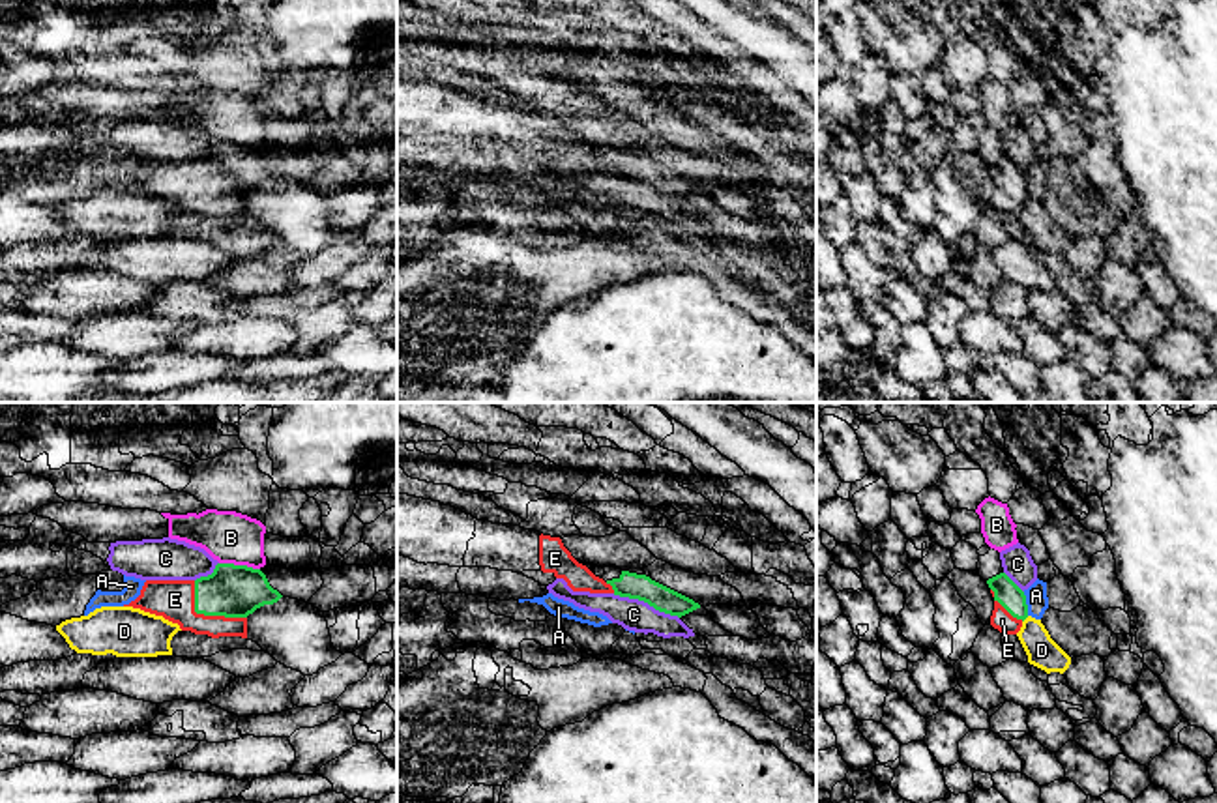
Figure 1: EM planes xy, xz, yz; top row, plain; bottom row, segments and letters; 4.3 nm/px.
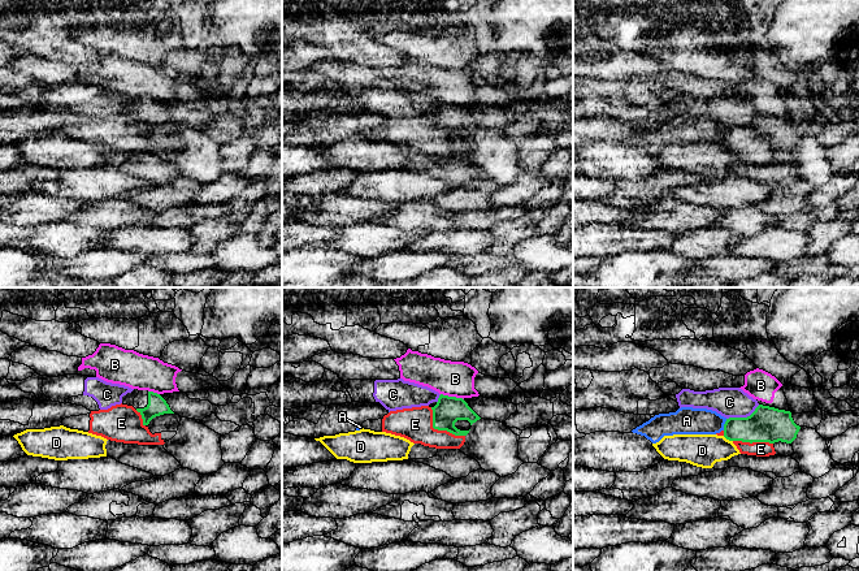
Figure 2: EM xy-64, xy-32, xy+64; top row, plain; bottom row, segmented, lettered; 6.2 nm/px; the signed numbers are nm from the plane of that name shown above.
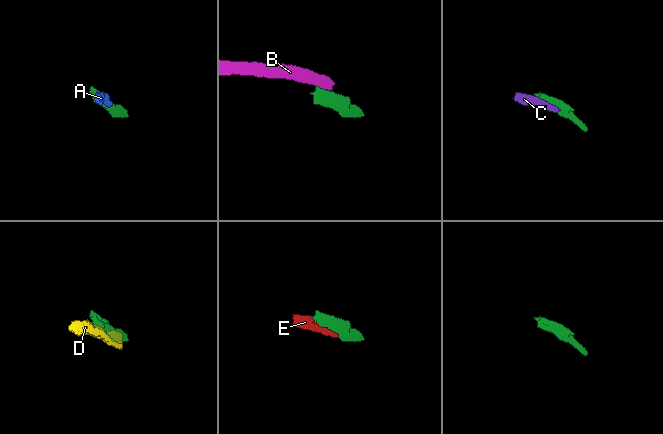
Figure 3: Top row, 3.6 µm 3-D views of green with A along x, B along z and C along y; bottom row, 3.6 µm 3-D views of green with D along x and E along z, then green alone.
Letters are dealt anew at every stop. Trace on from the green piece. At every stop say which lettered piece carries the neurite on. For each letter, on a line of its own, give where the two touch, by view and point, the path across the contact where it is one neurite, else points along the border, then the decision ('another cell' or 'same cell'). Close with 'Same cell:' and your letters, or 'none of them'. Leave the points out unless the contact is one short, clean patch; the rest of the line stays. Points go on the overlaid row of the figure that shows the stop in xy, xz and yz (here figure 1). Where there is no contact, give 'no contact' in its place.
A: contact yz (1025, 603); border yz (1023, 592), (1028, 614); another cell
B: contact xy (240, 566); border xy (219, 562), (259, 569); another cell
C: contact xz (646, 601); border xz (613, 594), (643, 599), (678, 618); another cell
D: contact yz (1025, 618); another cell
E: contact xy (206, 614); same cell
Same cell: E

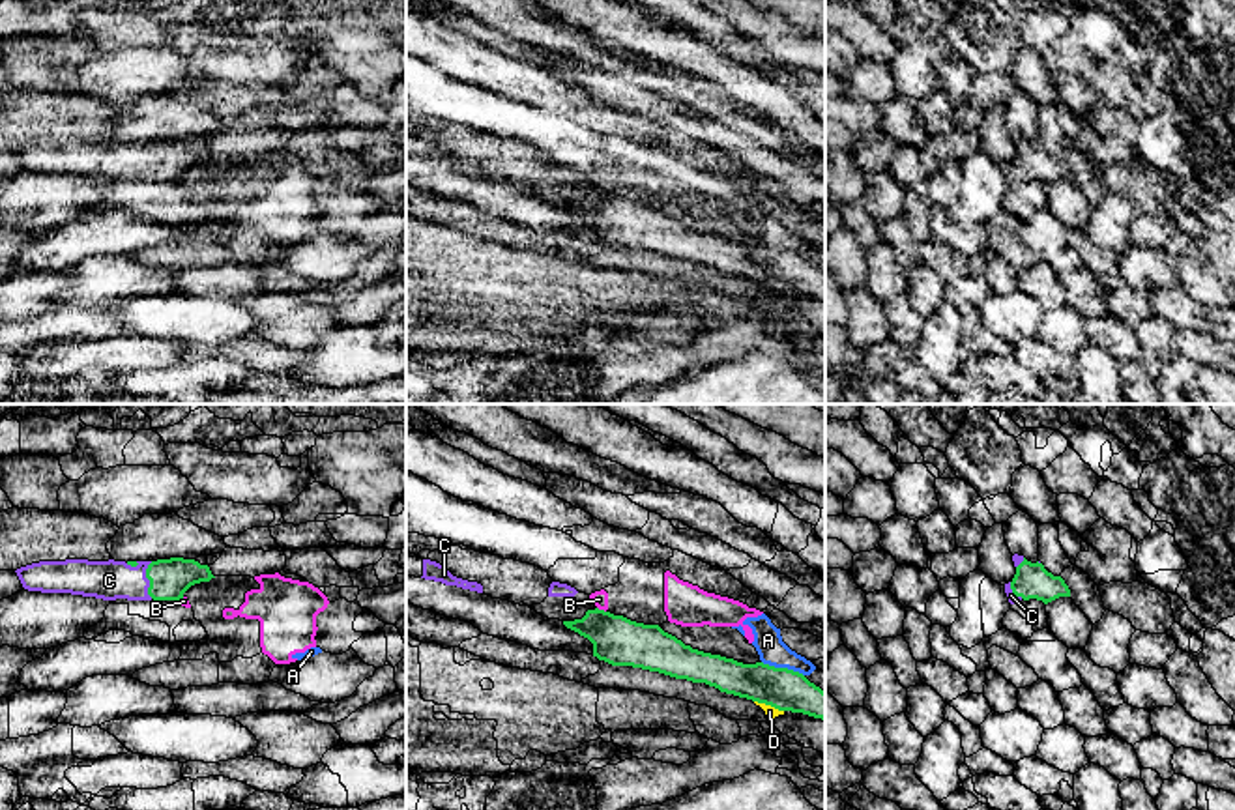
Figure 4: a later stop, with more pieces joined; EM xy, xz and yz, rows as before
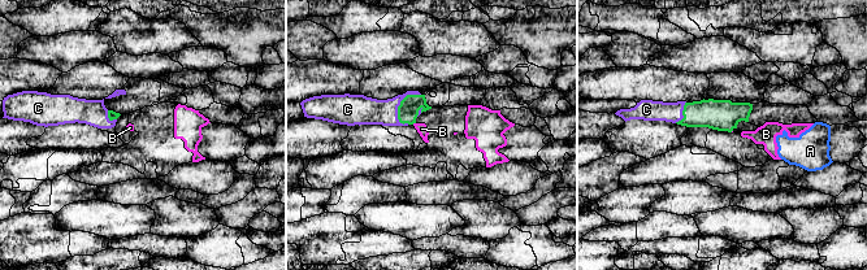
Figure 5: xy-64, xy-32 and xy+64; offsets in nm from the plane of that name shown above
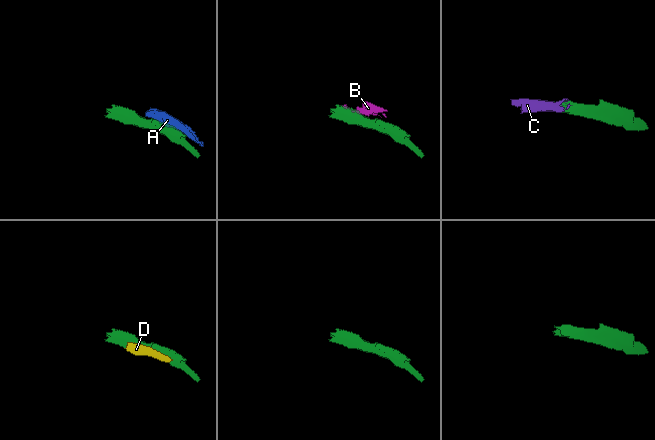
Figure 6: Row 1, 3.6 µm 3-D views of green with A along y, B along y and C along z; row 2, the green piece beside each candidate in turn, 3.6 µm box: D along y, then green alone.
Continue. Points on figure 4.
A: contact xz (783, 668); border xz (762, 661), (798, 670), (803, 676); another cell
B: contact xz (601, 610); border xz (597, 607), (605, 612); another cell
C: contact xy (148, 578); way xy (169, 578), (148, 578), (109, 580); same cell
D: contact xz (770, 704); border xz (755, 700), (783, 711); another cell
Same cell: C

